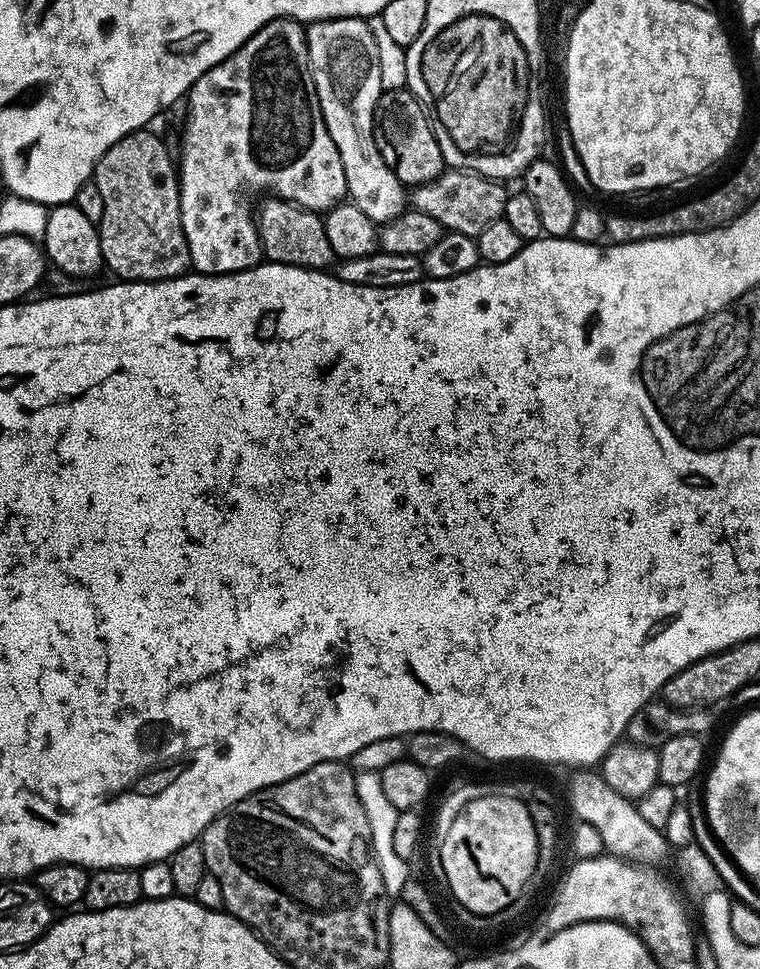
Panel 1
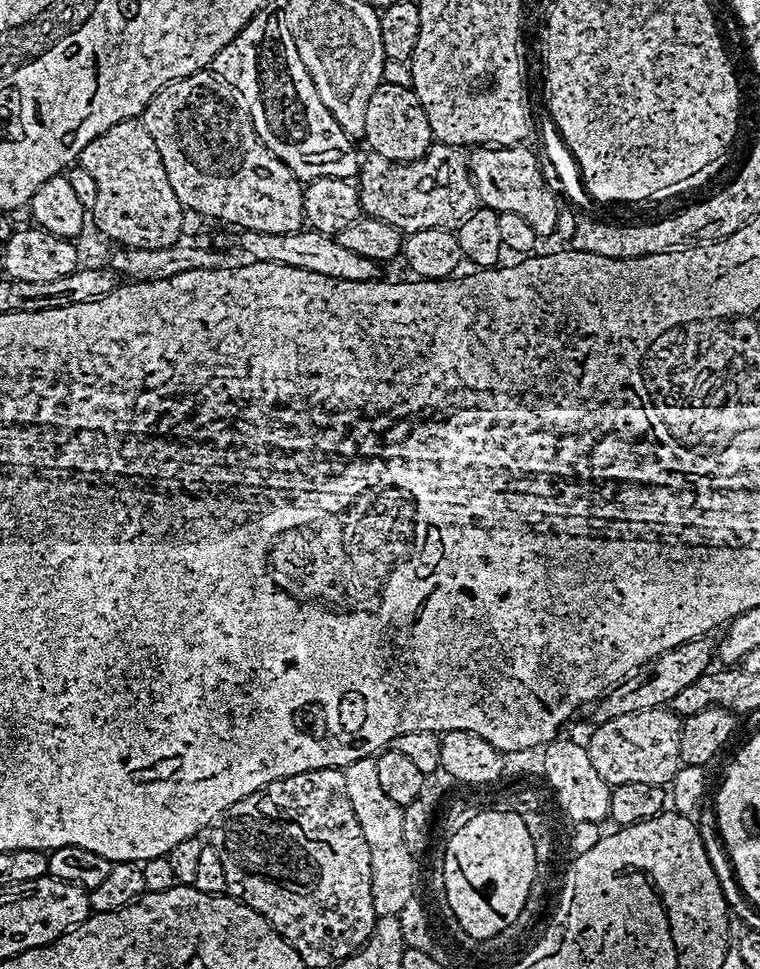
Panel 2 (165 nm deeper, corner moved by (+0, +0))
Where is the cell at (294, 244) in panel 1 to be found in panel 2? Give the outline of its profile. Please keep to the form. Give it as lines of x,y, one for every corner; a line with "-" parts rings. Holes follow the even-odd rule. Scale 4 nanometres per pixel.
201,70
159,88
144,107
142,123
150,138
154,138
154,146
158,146
170,187
189,213
201,212
212,220
225,220
228,224
237,224
237,229
262,234
299,232
305,227
301,181
279,158
270,154
270,150
266,150
254,130
248,109
236,91
215,72

